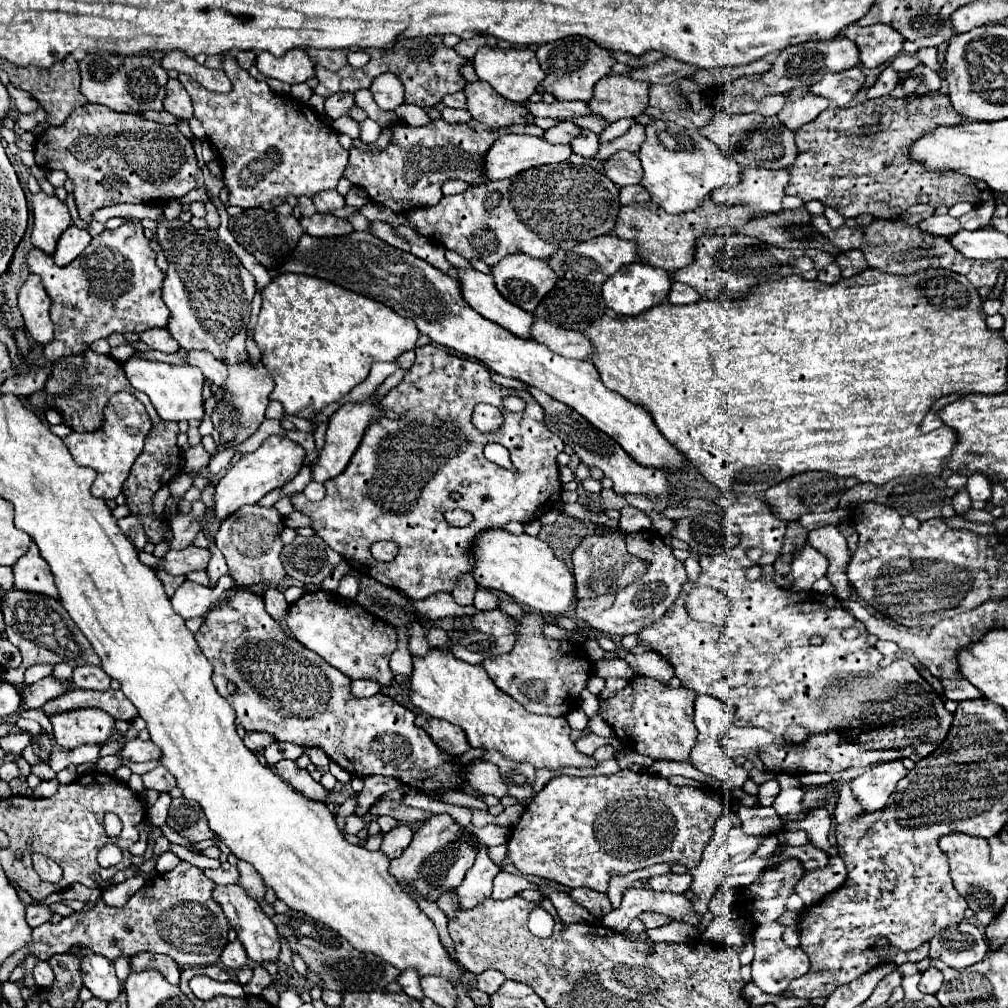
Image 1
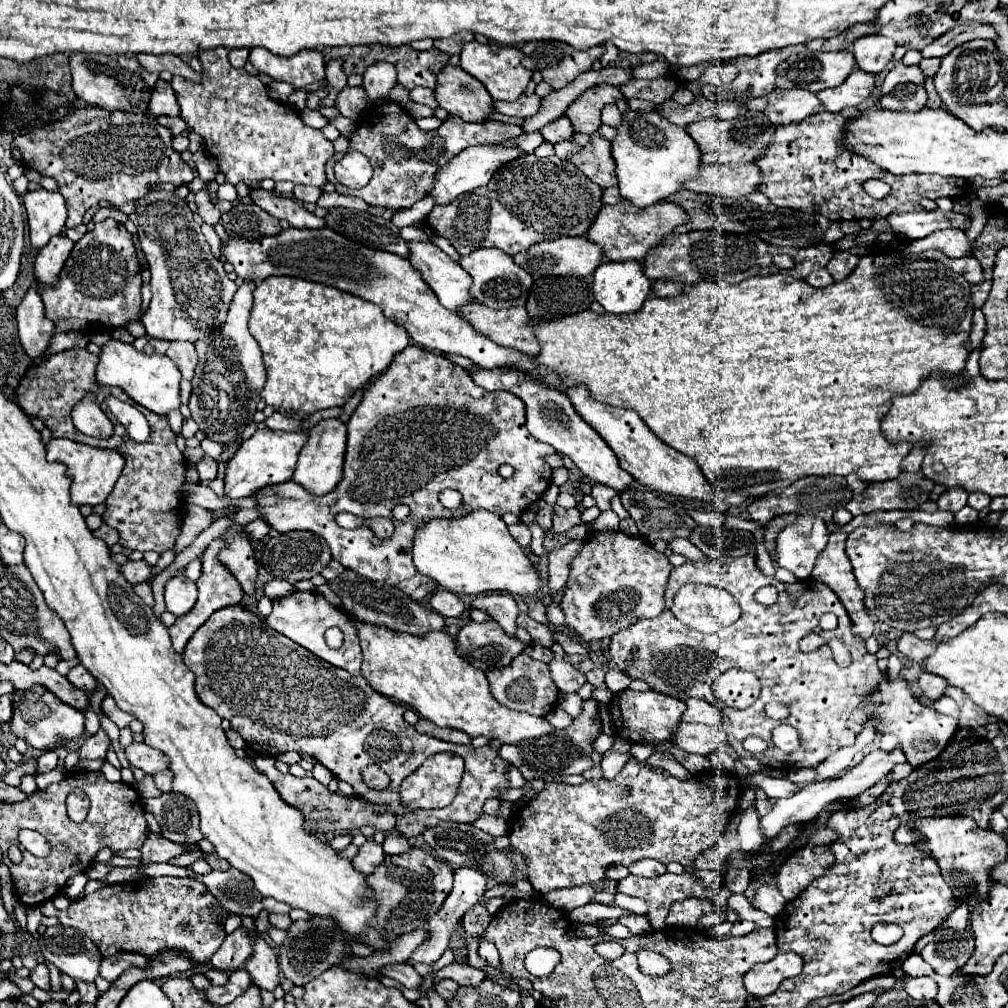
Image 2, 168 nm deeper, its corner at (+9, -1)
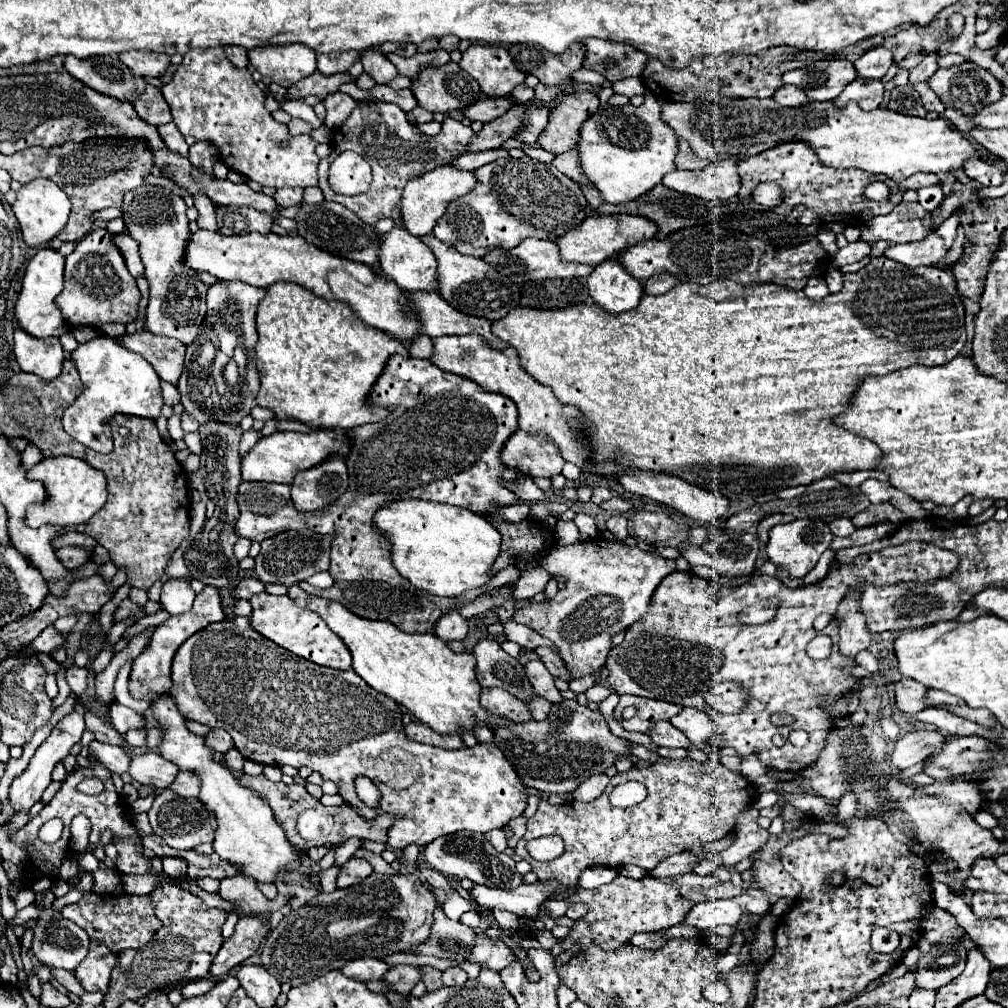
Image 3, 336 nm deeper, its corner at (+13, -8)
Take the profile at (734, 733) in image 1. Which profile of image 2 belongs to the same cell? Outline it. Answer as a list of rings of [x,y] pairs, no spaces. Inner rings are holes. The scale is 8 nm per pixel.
[[[680,723],[674,745],[688,753],[698,755],[710,755],[718,751],[722,745],[726,745],[726,733],[722,727],[708,727],[708,725],[696,725],[696,723]]]

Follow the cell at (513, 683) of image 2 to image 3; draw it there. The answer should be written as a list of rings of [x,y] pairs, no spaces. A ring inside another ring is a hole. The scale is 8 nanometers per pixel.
[[[484,688],[480,694],[480,704],[484,710],[508,718],[512,722],[528,722],[530,712],[526,704],[502,688]]]

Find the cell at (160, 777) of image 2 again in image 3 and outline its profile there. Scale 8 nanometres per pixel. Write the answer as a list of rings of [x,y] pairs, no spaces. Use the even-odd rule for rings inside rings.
[[[180,772],[176,776],[176,782],[170,786],[170,790],[178,792],[180,796],[198,796],[200,790],[200,782],[198,782],[198,774],[190,774],[190,772]]]

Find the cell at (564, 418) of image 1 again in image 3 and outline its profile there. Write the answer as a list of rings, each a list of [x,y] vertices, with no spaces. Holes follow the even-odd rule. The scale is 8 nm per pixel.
[[[476,334],[432,338],[432,344],[434,344],[434,352],[430,356],[432,364],[436,364],[446,372],[470,378],[488,392],[500,392],[508,396],[518,406],[518,426],[522,430],[530,434],[536,432],[548,434],[560,446],[566,462],[572,462],[582,470],[590,468],[590,448],[582,444],[582,432],[576,432],[582,430],[584,426],[580,412],[574,406],[558,402],[558,398],[548,386],[538,384],[528,372],[522,372],[524,368],[518,362],[518,352],[512,346],[504,350],[494,350],[484,338],[478,338]]]

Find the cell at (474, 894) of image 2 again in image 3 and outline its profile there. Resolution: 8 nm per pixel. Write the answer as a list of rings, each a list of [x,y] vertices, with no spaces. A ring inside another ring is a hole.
[[[392,966],[382,982],[388,984],[390,992],[398,992],[398,994],[410,994],[412,986],[420,980],[420,968],[418,966]]]

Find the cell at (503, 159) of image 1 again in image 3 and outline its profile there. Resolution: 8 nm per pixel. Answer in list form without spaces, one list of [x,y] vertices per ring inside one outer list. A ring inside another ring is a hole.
[[[440,166],[440,168],[426,172],[424,176],[410,180],[402,192],[402,202],[400,202],[400,216],[402,216],[404,228],[410,234],[414,234],[416,238],[430,234],[434,224],[438,222],[438,218],[446,212],[446,206],[452,200],[468,194],[474,188],[474,184],[476,184],[474,172],[458,170],[454,166]]]

